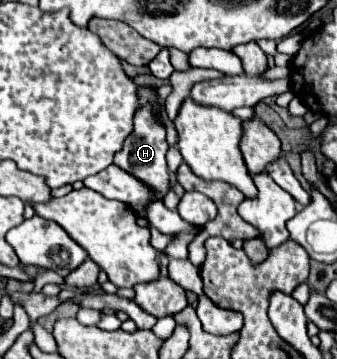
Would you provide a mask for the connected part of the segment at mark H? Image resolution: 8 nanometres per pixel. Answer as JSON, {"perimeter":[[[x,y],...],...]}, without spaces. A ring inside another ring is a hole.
{"perimeter":[[[138,86],[136,90],[138,96],[138,110],[134,114],[134,130],[130,138],[126,138],[122,150],[118,156],[114,156],[114,164],[120,166],[122,170],[134,174],[138,180],[148,184],[158,198],[164,198],[168,190],[168,166],[166,166],[166,128],[160,124],[160,112],[162,106],[158,102],[158,88],[154,86]]]}

